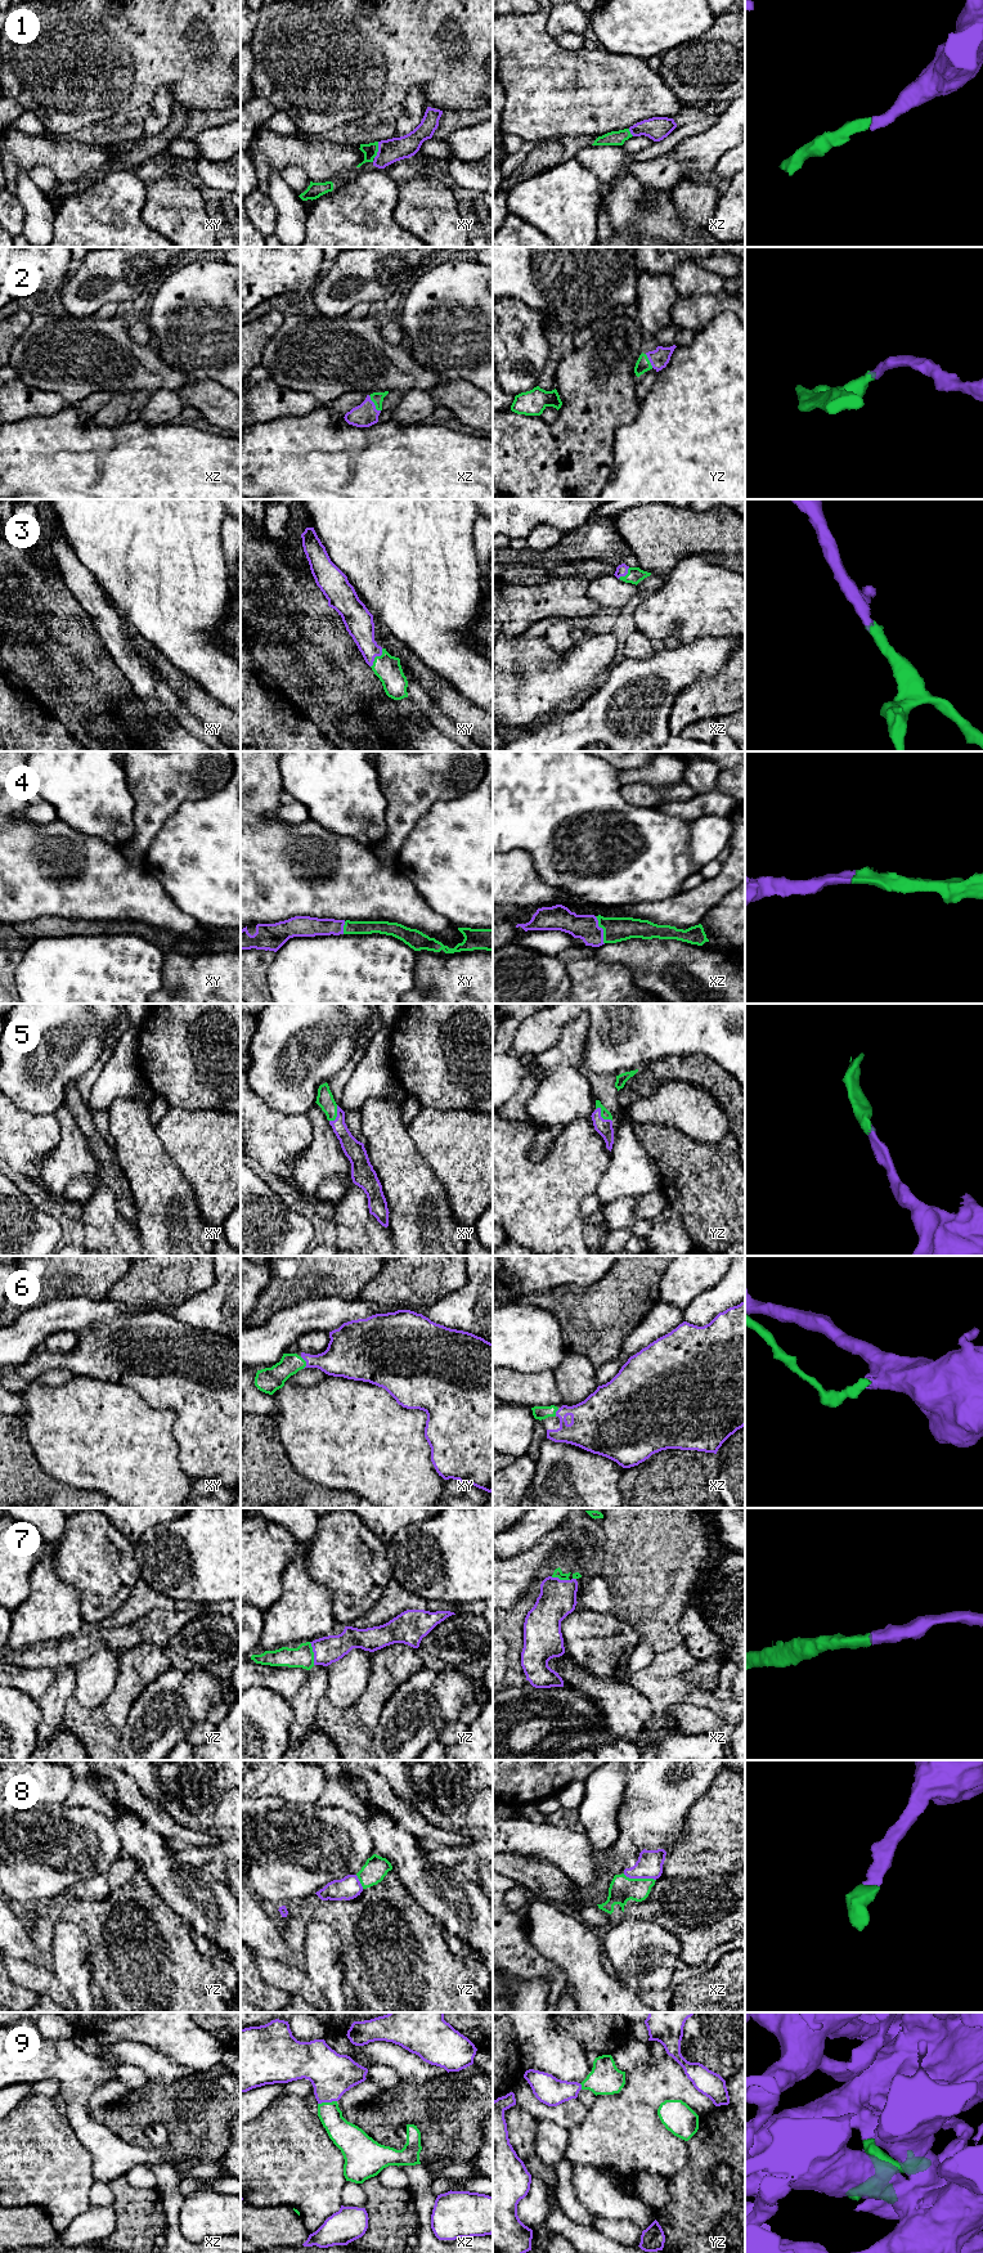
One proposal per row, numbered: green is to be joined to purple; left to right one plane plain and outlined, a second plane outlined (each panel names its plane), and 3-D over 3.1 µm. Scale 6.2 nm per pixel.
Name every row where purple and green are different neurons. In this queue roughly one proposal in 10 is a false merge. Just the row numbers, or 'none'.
none

